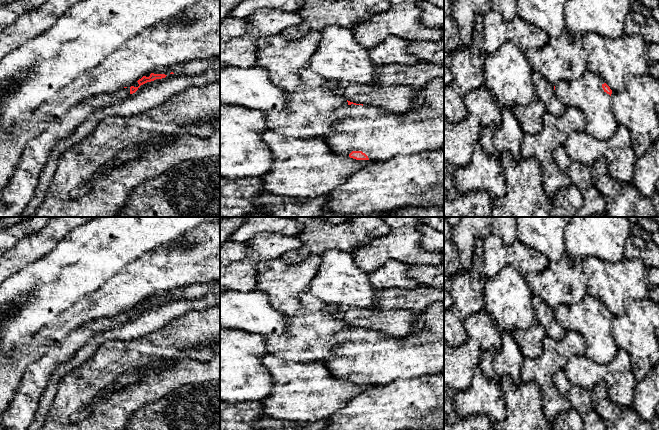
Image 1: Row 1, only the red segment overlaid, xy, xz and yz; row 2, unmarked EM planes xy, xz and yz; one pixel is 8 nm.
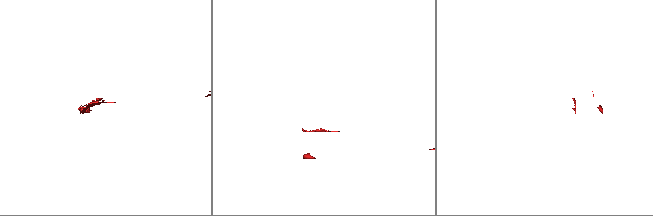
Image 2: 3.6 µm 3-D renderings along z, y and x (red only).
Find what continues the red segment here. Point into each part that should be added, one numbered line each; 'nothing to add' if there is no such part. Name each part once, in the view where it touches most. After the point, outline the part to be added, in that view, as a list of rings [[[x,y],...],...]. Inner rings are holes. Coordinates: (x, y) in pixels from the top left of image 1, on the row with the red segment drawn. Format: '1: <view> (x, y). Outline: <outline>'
1: xz (381, 135). Outline: [[[346,105],[335,111],[333,134],[325,141],[335,154],[362,151],[373,161],[444,150],[444,117],[415,121],[373,106]]]

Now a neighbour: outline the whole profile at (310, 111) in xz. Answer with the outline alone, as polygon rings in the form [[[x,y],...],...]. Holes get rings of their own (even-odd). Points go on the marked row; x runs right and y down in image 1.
[[[309,67],[298,72],[300,87],[287,92],[287,104],[281,111],[266,113],[268,130],[278,132],[292,138],[327,138],[333,134],[335,111],[348,105],[347,99],[334,94],[323,78]]]

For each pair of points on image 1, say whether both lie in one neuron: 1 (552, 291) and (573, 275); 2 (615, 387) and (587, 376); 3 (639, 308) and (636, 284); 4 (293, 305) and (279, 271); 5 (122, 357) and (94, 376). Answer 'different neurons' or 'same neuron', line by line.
1: same neuron
2: same neuron
3: different neurons
4: same neuron
5: same neuron

